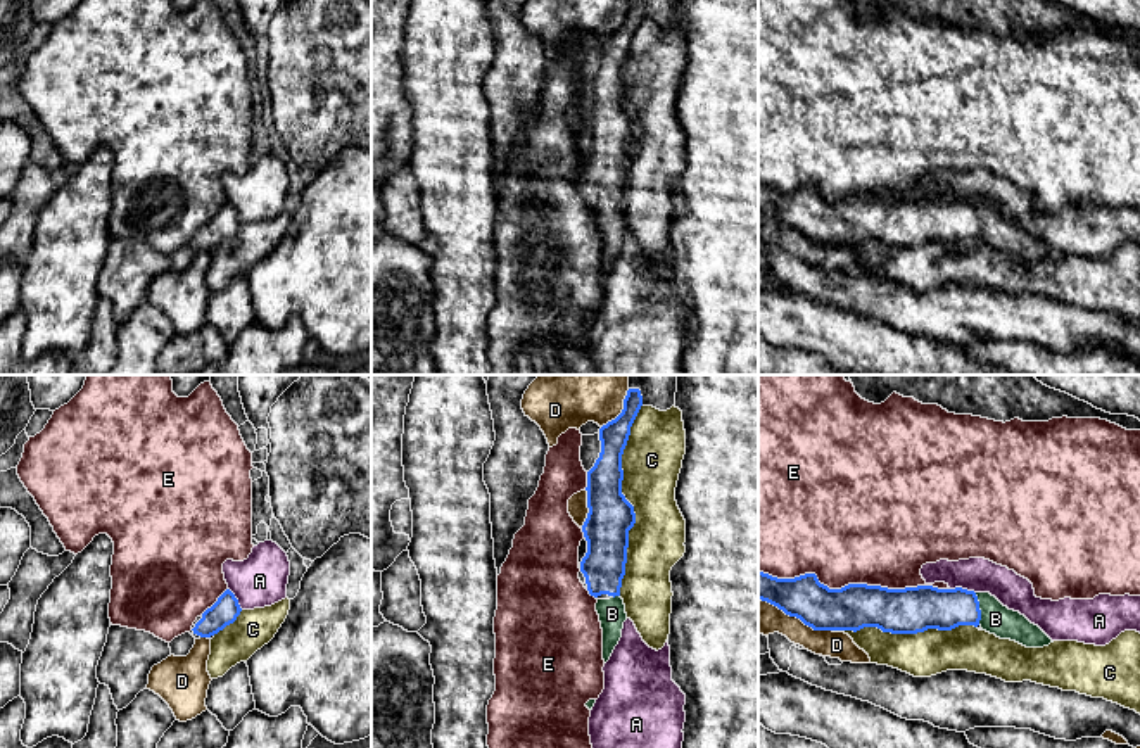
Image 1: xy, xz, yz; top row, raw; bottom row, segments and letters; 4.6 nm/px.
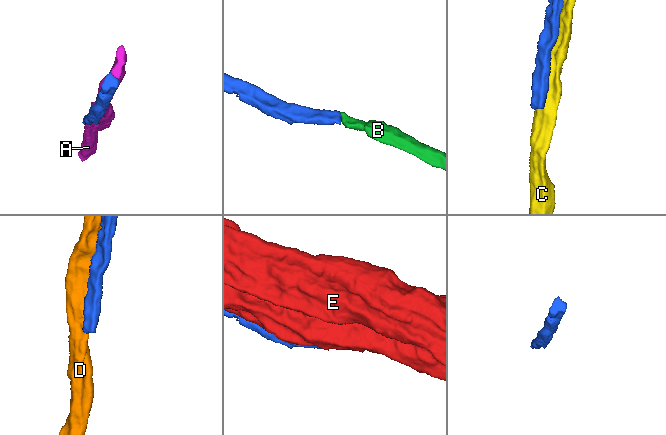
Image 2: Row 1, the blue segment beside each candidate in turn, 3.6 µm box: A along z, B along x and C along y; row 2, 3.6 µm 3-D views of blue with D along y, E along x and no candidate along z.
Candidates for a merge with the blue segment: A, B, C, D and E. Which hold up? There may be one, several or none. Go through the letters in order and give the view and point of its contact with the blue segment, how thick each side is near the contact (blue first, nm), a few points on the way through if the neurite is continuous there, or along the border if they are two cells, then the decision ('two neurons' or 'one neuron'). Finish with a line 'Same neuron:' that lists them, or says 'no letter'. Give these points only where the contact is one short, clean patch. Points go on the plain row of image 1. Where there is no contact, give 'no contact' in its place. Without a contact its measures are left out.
A: meets blue in yz at (961, 201); 220 nm thick on the blue side, 160 nm on the other; two neurons
B: meets blue in yz at (978, 221); 200 nm thick on the blue side, 140 nm on the other; runs through yz (924, 220), (978, 221), (987, 223), (995, 232); one neuron
C: meets blue in xz at (626, 113); 220 nm thick on the blue side, 280 nm on the other; two neurons
D: meets blue in yz at (795, 228); 200 nm thick on the blue side, 160 nm on the other; two neurons
E: meets blue in yz at (854, 197); 220 nm thick on the blue side, 500 nm on the other; two neurons
Same neuron: B

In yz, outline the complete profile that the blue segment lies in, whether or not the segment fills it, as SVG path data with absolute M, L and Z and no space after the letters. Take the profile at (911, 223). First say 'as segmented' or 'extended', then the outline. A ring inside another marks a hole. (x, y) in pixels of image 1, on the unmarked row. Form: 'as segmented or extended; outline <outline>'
extended; outline M758 185L758 212L800 231L814 244L857 245L864 240L877 240L891 247L917 247L928 242L952 244L959 238L979 238L1000 252L1010 252L1026 261L1054 256L1038 238L1004 219L990 206L962 200L888 202L848 197L829 202L815 187L777 192Z

